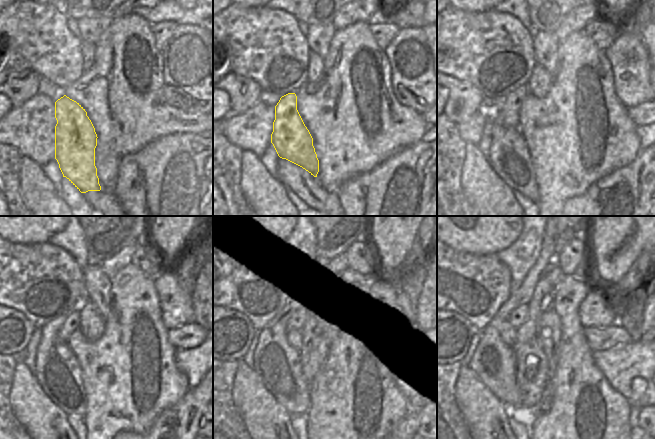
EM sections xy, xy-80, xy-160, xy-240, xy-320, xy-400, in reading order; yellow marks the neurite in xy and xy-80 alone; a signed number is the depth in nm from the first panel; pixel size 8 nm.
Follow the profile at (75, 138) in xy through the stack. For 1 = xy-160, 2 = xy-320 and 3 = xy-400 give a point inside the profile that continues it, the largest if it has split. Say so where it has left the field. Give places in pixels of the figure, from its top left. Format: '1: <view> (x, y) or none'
1: xy-160 (510, 105)
2: xy-320 (298, 318)
3: xy-400 (518, 316)

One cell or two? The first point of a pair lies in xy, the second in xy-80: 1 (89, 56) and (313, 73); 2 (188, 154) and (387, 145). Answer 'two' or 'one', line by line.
1: one
2: two

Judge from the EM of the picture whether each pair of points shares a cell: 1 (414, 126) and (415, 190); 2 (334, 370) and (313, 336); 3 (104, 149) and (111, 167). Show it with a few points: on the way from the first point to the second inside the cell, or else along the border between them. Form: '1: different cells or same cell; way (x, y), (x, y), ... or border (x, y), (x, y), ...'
1: different cells; border (420, 140), (400, 148), (394, 154)
2: different cells; border (330, 342), (327, 357), (314, 377)
3: same cell; way (104, 153), (107, 163)

